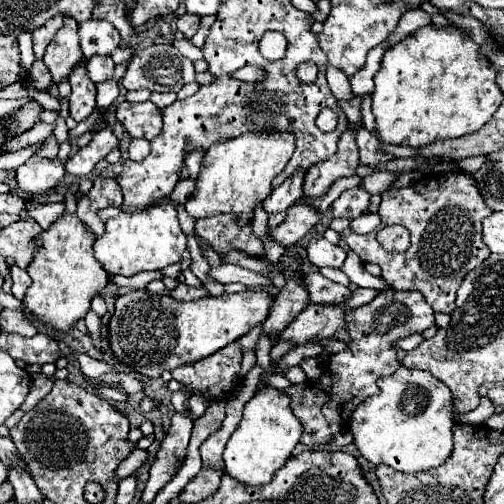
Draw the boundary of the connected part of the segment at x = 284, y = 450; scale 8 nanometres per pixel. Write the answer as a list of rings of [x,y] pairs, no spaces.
[[[263,387],[243,407],[243,419],[227,441],[223,461],[225,473],[247,485],[269,483],[273,473],[285,465],[303,433],[301,421],[291,411],[291,397],[275,387]]]

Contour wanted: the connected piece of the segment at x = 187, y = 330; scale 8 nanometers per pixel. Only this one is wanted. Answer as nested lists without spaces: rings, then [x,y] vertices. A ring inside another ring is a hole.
[[[247,289],[243,293],[223,293],[219,297],[205,297],[197,301],[175,301],[171,295],[155,295],[147,291],[129,291],[121,295],[115,303],[115,313],[109,321],[109,337],[111,349],[115,357],[127,365],[131,365],[137,373],[149,377],[161,377],[161,371],[173,371],[175,367],[185,365],[187,361],[199,361],[217,349],[233,343],[235,339],[249,333],[255,325],[263,323],[273,307],[275,299],[265,289]]]

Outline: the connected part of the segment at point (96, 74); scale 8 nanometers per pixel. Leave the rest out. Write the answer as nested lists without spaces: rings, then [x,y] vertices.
[[[93,57],[93,61],[87,61],[87,71],[93,83],[103,83],[113,79],[113,59],[111,57]]]

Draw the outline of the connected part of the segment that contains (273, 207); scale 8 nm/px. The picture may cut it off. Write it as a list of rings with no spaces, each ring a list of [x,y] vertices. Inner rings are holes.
[[[297,169],[297,173],[293,173],[293,177],[289,177],[281,187],[273,189],[273,193],[263,201],[263,209],[269,215],[271,213],[285,213],[301,197],[303,179],[305,179],[305,173],[301,173]]]

